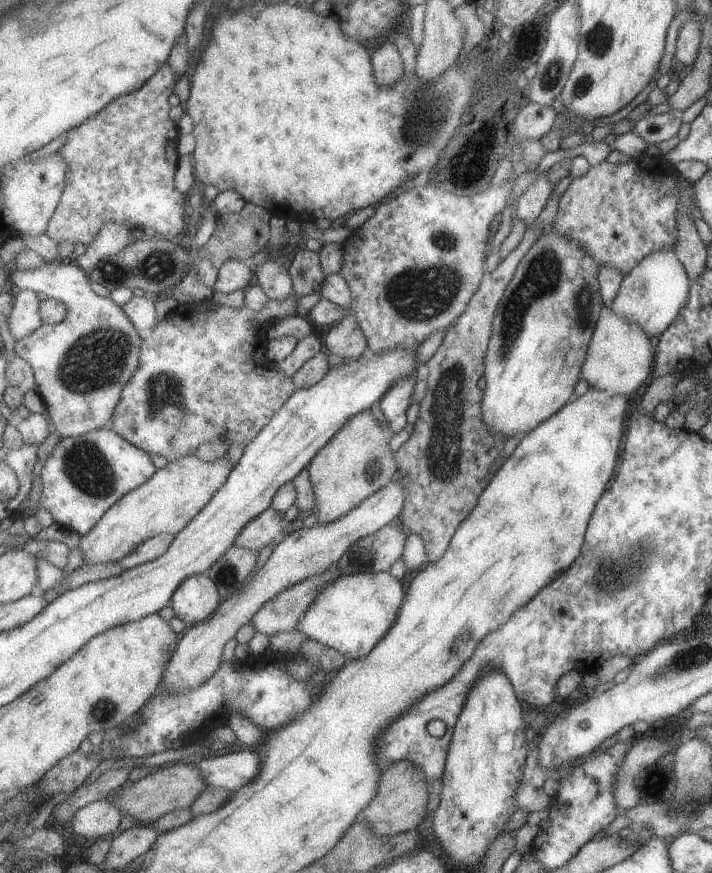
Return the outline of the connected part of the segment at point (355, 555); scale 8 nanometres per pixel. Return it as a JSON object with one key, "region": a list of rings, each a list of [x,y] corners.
{"region":[[[397,521],[385,525],[345,551],[339,561],[339,572],[351,576],[391,570],[393,564],[403,558],[408,535]]]}

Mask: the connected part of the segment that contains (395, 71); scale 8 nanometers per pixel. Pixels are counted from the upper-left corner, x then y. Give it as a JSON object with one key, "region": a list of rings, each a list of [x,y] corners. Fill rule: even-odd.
{"region":[[[393,39],[378,43],[371,51],[374,73],[381,86],[393,86],[406,75],[405,62]]]}

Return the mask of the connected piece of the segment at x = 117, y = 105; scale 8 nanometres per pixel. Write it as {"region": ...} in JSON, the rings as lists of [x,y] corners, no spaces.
{"region":[[[165,62],[160,69],[157,70],[157,74],[146,82],[140,89],[136,89],[136,92],[131,92],[131,94],[125,94],[119,98],[115,98],[113,102],[109,102],[107,106],[101,112],[89,116],[83,124],[75,126],[73,130],[67,132],[67,144],[59,150],[61,156],[65,158],[65,162],[68,162],[69,172],[68,174],[68,185],[66,186],[59,208],[57,208],[56,213],[53,214],[51,222],[46,230],[46,233],[57,242],[62,240],[68,240],[73,244],[83,244],[85,247],[89,246],[101,234],[101,228],[107,226],[107,224],[122,224],[127,226],[127,228],[154,228],[157,235],[160,237],[167,238],[167,240],[172,240],[175,236],[179,236],[185,228],[187,228],[188,222],[188,212],[190,208],[188,207],[188,200],[184,194],[181,194],[175,186],[175,174],[177,174],[177,166],[179,166],[179,131],[177,124],[171,120],[169,116],[169,110],[171,110],[171,104],[169,104],[169,96],[175,92],[175,84],[177,80],[180,79],[185,74],[177,74],[173,72],[171,66],[168,62]]]}

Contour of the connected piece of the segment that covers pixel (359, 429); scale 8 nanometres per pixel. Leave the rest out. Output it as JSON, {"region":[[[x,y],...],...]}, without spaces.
{"region":[[[370,410],[353,416],[307,467],[317,496],[314,513],[319,525],[343,518],[395,479],[398,473],[396,454],[391,452],[388,434],[379,423]]]}

